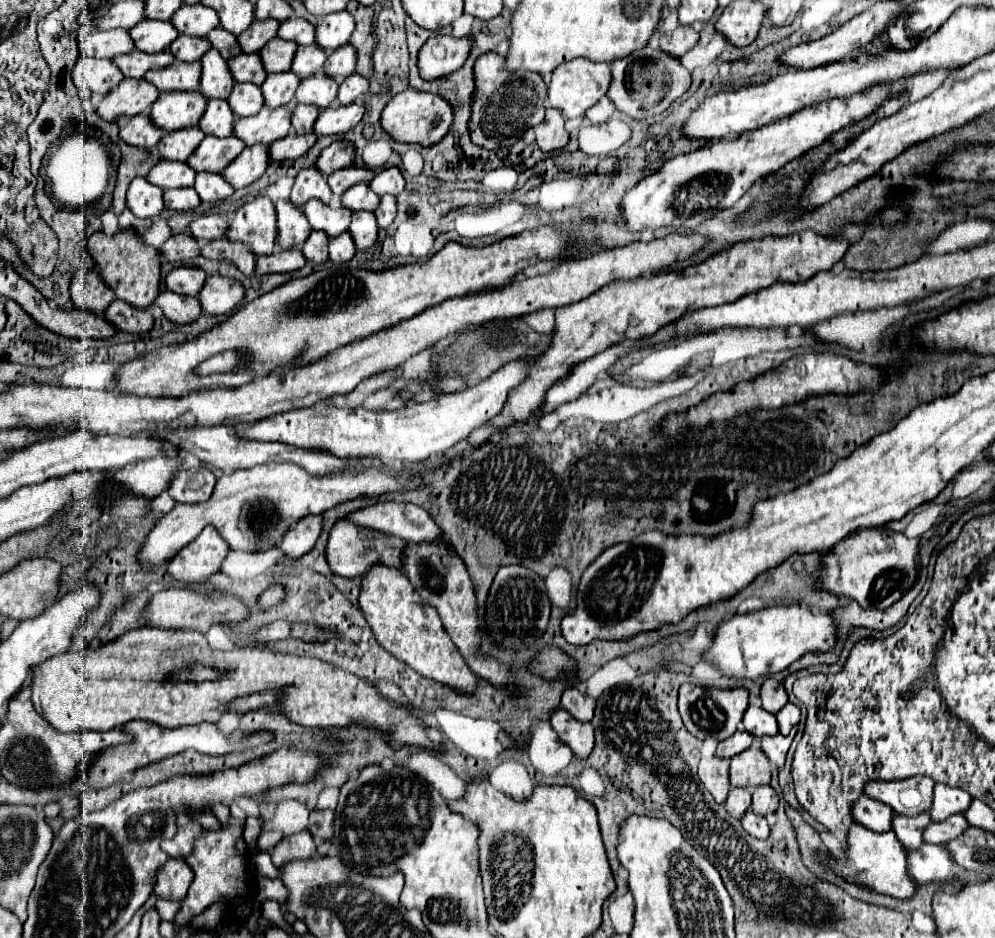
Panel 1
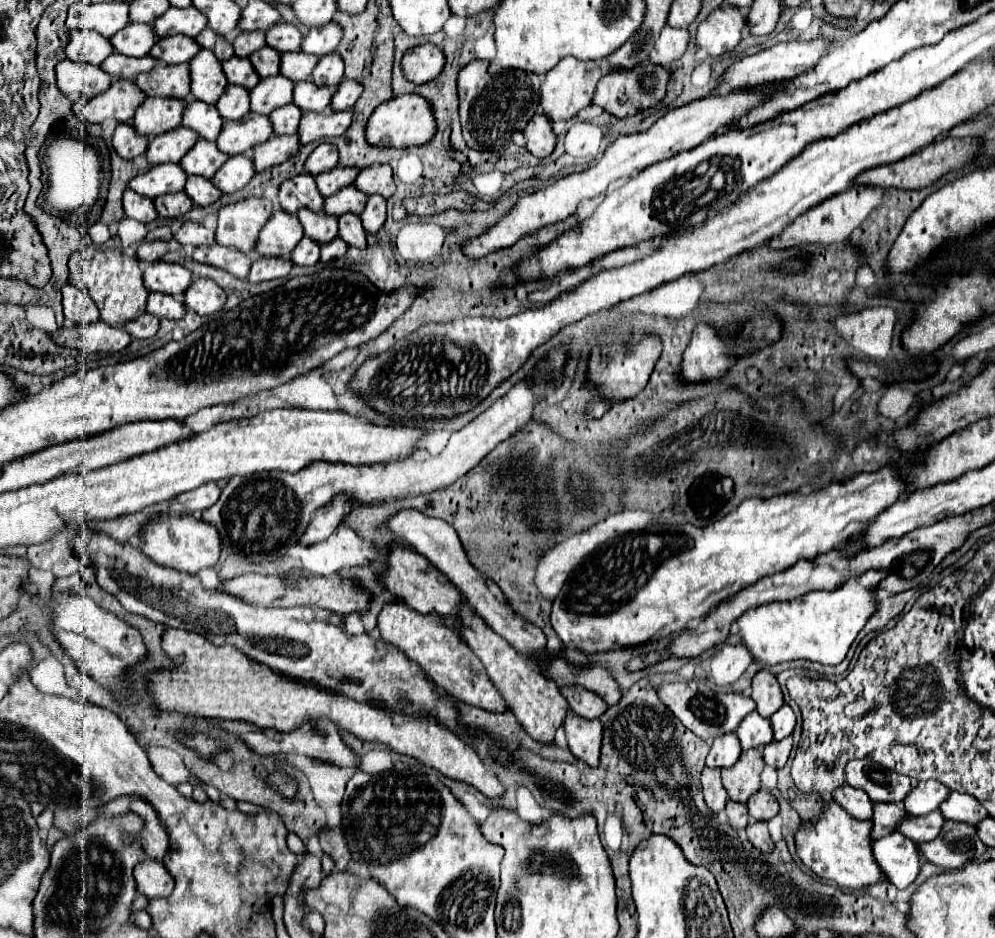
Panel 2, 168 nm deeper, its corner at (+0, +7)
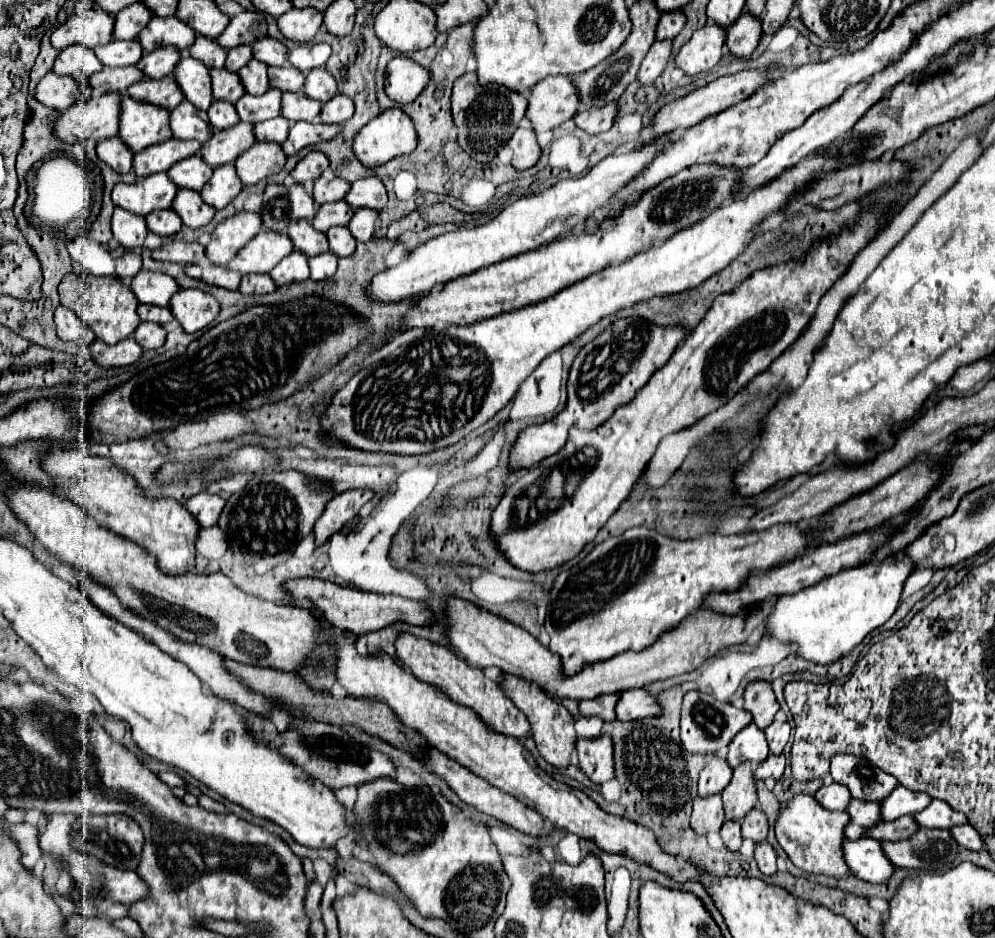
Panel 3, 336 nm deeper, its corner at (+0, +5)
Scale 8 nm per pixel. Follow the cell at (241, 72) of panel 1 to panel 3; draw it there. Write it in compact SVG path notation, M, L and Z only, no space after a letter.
M213 69L211 71L211 83L213 83L213 97L215 99L229 99L235 103L245 95L245 87L237 73L229 69Z

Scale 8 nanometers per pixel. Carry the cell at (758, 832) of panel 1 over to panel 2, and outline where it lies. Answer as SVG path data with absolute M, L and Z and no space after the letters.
M765 821L751 823L747 827L747 839L751 841L751 845L755 849L761 849L763 853L771 853L773 851L773 841L771 841L771 835L767 831L767 823Z

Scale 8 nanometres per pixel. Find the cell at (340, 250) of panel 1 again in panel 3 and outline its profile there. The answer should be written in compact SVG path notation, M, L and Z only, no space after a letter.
M331 251L315 255L313 259L309 259L311 279L329 279L329 277L333 277L335 271L337 271L337 261L339 261L339 257L333 255Z

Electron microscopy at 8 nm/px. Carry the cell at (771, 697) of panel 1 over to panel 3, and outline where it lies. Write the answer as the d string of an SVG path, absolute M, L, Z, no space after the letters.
M753 681L745 689L745 709L751 711L759 729L765 729L779 711L779 703L769 681Z

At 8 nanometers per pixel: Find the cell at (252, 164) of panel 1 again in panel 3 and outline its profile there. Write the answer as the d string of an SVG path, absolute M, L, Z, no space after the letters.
M227 163L225 167L215 169L213 177L201 189L201 197L205 199L205 203L213 205L215 209L223 209L241 193L241 189L243 189L243 183L233 163Z

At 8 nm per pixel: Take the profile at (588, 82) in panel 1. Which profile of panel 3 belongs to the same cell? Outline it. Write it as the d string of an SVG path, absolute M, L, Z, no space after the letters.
M551 75L531 87L527 117L535 133L549 131L575 117L581 105L577 87L569 75Z

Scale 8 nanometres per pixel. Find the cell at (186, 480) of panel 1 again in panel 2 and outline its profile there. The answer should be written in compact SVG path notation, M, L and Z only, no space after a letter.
M211 481L193 491L181 493L177 499L179 499L179 503L183 503L189 509L189 513L203 513L205 509L209 509L217 503L219 495L221 495L221 489L217 487L217 483Z

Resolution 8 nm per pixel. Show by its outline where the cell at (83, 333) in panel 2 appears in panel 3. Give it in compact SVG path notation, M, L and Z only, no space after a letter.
M127 337L127 339L119 341L117 345L107 345L101 339L95 339L89 345L89 351L91 351L91 359L103 367L131 365L143 353L143 349L137 345L137 341L133 337Z

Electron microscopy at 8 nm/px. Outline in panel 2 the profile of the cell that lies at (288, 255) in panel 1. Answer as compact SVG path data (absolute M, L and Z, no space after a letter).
M261 257L253 263L247 281L257 285L263 281L271 281L271 279L281 279L287 277L289 271L293 269L293 263L289 259L281 259L281 257Z

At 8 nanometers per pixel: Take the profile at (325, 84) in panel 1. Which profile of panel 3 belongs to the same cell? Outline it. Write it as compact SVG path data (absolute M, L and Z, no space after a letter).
M287 91L283 95L283 109L281 115L289 121L315 121L321 113L321 101L307 97L305 93Z

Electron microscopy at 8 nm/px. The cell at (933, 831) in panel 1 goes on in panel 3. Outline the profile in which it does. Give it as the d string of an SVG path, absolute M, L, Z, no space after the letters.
M905 815L901 819L895 821L881 821L877 823L877 827L873 827L873 831L869 831L867 837L873 839L881 839L881 841L903 841L913 837L919 831L919 825L915 821L913 815Z

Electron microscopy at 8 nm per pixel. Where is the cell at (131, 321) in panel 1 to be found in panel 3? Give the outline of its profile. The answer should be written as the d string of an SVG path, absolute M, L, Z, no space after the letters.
M139 323L133 337L143 349L157 349L165 343L165 329L157 323Z

